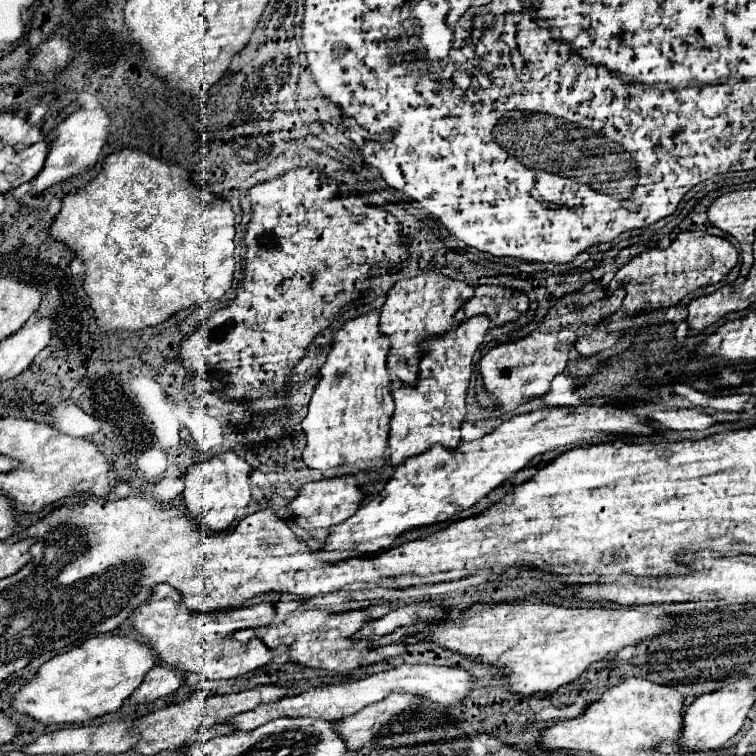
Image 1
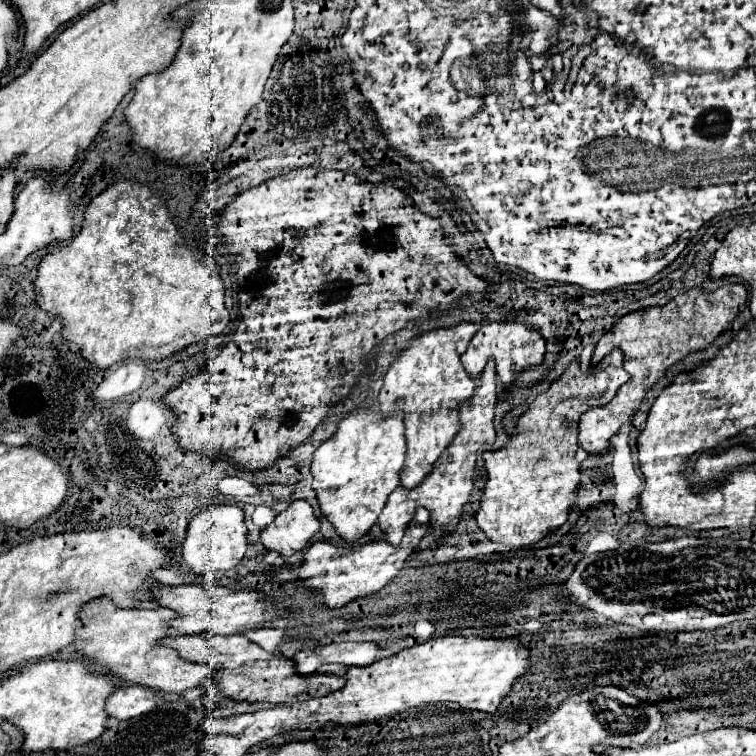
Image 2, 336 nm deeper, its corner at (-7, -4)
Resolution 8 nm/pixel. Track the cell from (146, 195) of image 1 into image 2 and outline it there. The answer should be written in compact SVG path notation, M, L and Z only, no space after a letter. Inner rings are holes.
M117 181L117 183L109 185L101 195L97 195L89 203L89 207L85 211L85 221L83 221L81 233L73 241L69 241L65 247L61 247L57 253L51 253L51 255L43 257L43 261L39 263L39 269L37 269L37 277L35 277L35 303L43 311L47 311L51 317L61 319L61 325L63 325L61 337L67 343L75 345L77 353L91 367L97 367L97 369L107 369L113 363L121 363L125 359L161 361L161 359L171 357L173 353L177 353L177 351L181 351L181 349L185 349L185 347L189 347L193 343L205 341L205 339L209 339L213 335L221 335L223 329L229 323L229 313L227 313L227 309L223 305L223 283L221 283L217 267L211 267L205 261L197 261L191 255L191 251L185 247L185 243L181 239L181 233L177 231L177 227L173 225L173 221L171 221L171 217L167 213L165 201L161 197L157 197L149 187L133 183L133 181Z

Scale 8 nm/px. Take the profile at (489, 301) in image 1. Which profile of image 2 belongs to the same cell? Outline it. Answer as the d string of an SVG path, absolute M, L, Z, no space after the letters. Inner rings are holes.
M505 321L505 323L487 323L483 325L471 339L469 349L463 353L461 361L467 369L467 373L471 373L473 379L479 379L479 375L483 373L487 361L495 361L497 367L497 377L503 385L503 391L511 391L517 375L529 367L541 365L545 357L545 339L537 333L531 331L525 323L517 323L517 321Z

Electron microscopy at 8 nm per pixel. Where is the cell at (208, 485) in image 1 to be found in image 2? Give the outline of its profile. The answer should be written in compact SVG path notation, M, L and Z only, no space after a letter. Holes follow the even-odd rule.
M215 505L209 511L199 513L187 527L183 543L183 561L195 575L215 579L219 573L233 569L245 555L247 527L243 523L243 509L237 505Z

